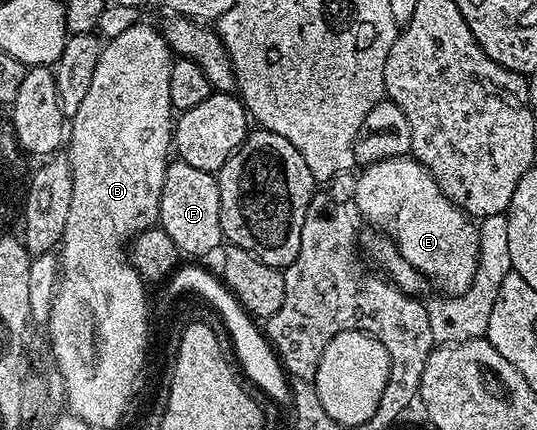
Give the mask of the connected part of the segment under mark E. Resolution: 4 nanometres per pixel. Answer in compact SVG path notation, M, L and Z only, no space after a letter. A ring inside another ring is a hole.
M412 156L392 157L388 160L377 161L371 166L361 167L358 179L354 182L354 202L358 205L357 213L367 218L370 222L375 222L378 226L383 226L385 233L393 238L394 245L397 246L400 256L404 256L404 260L408 260L408 264L412 268L416 268L418 273L431 278L436 285L439 286L439 291L445 292L447 295L463 294L468 288L468 284L472 284L472 276L476 276L476 268L478 267L478 226L475 219L471 218L469 214L465 214L455 202L448 200L448 196L444 196L444 192L440 192L440 188L436 184L433 176L416 161Z

